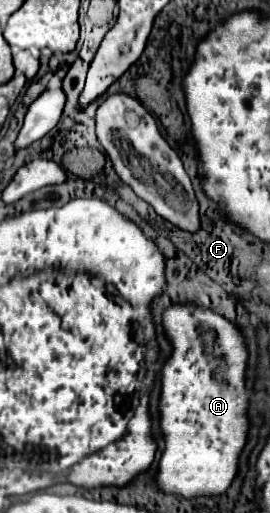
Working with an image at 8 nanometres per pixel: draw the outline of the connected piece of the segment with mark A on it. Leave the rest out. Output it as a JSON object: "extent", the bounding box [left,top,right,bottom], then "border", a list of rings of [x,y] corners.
{"extent":[157,305,247,497],"border":[[[173,305],[163,315],[165,331],[173,343],[173,355],[163,365],[163,389],[161,389],[161,429],[165,435],[165,451],[159,463],[157,487],[165,493],[181,497],[221,495],[225,493],[237,473],[237,461],[247,437],[247,391],[245,391],[245,363],[247,349],[241,331],[225,317],[213,311]]]}

